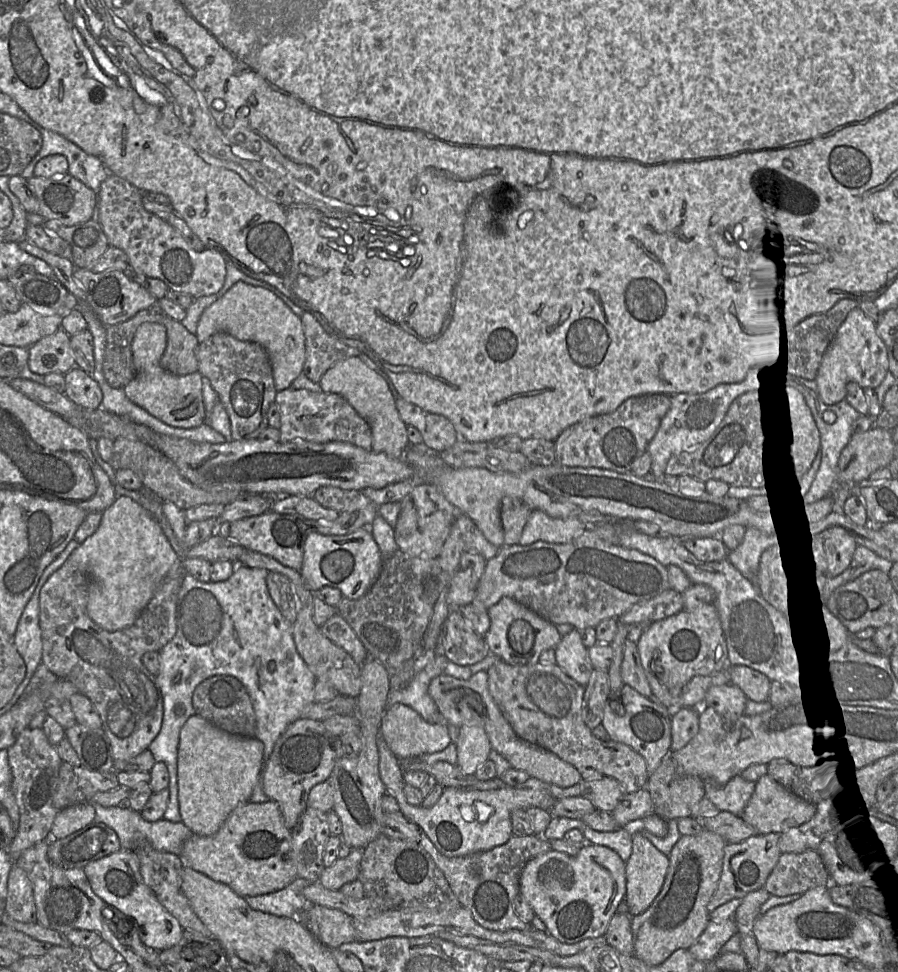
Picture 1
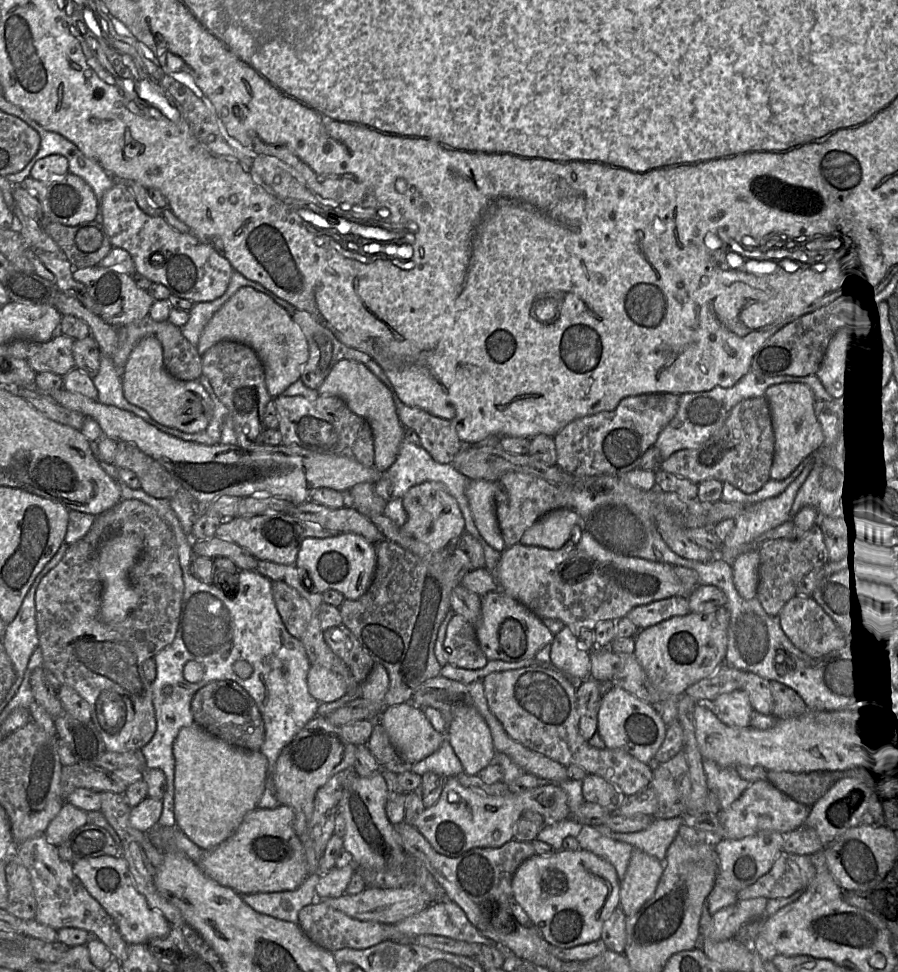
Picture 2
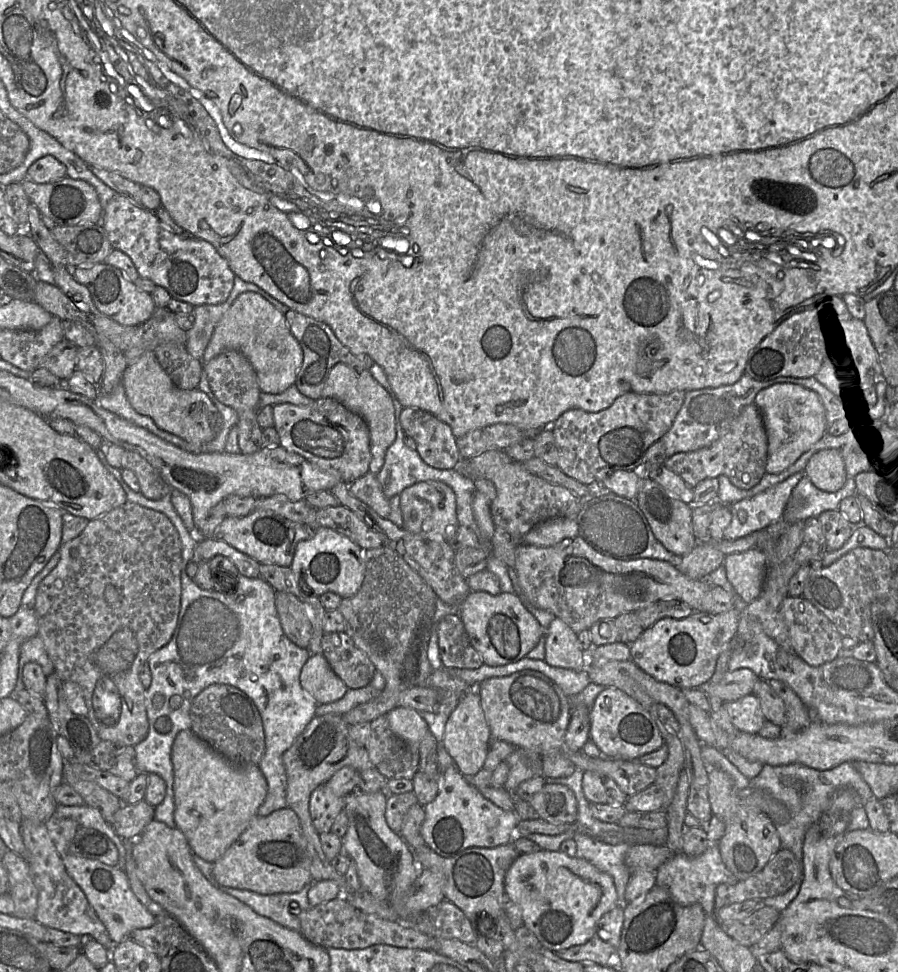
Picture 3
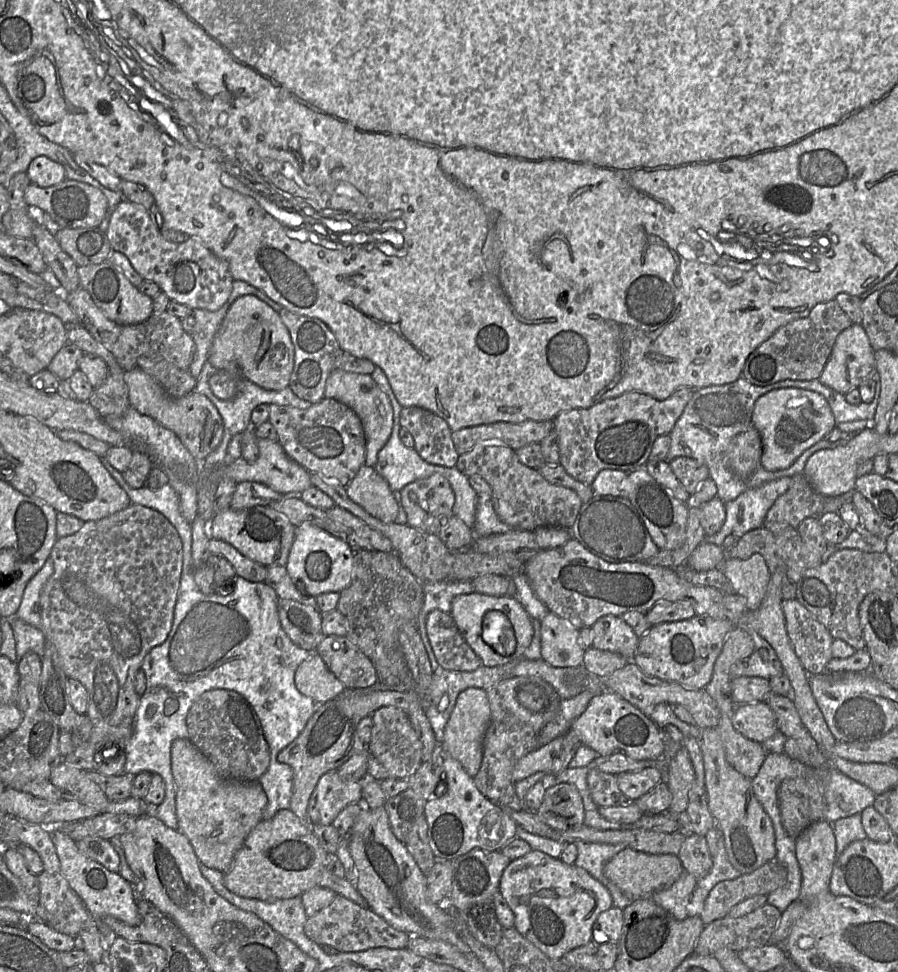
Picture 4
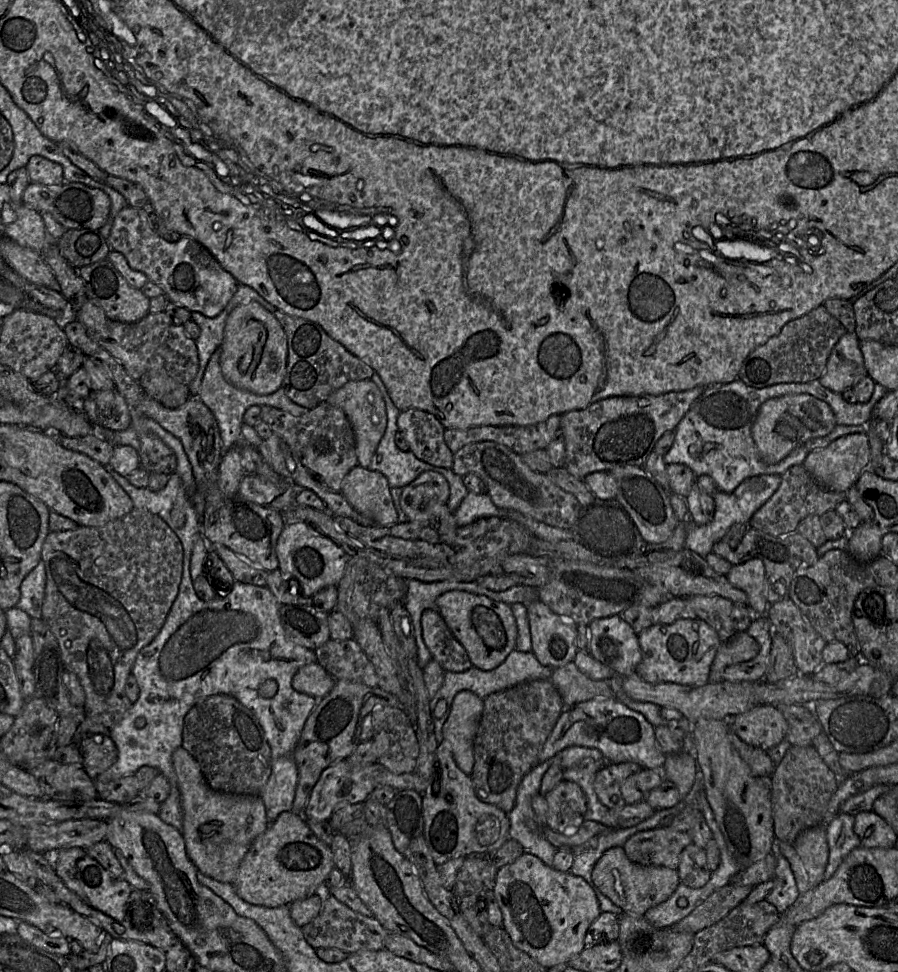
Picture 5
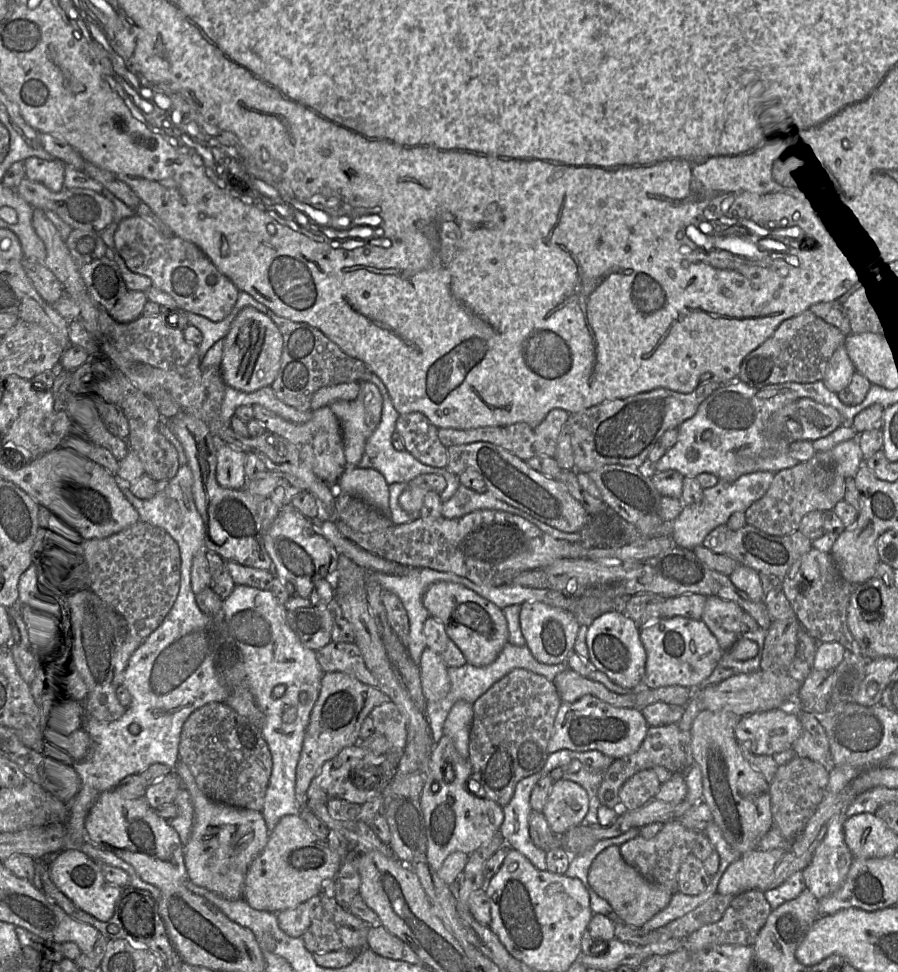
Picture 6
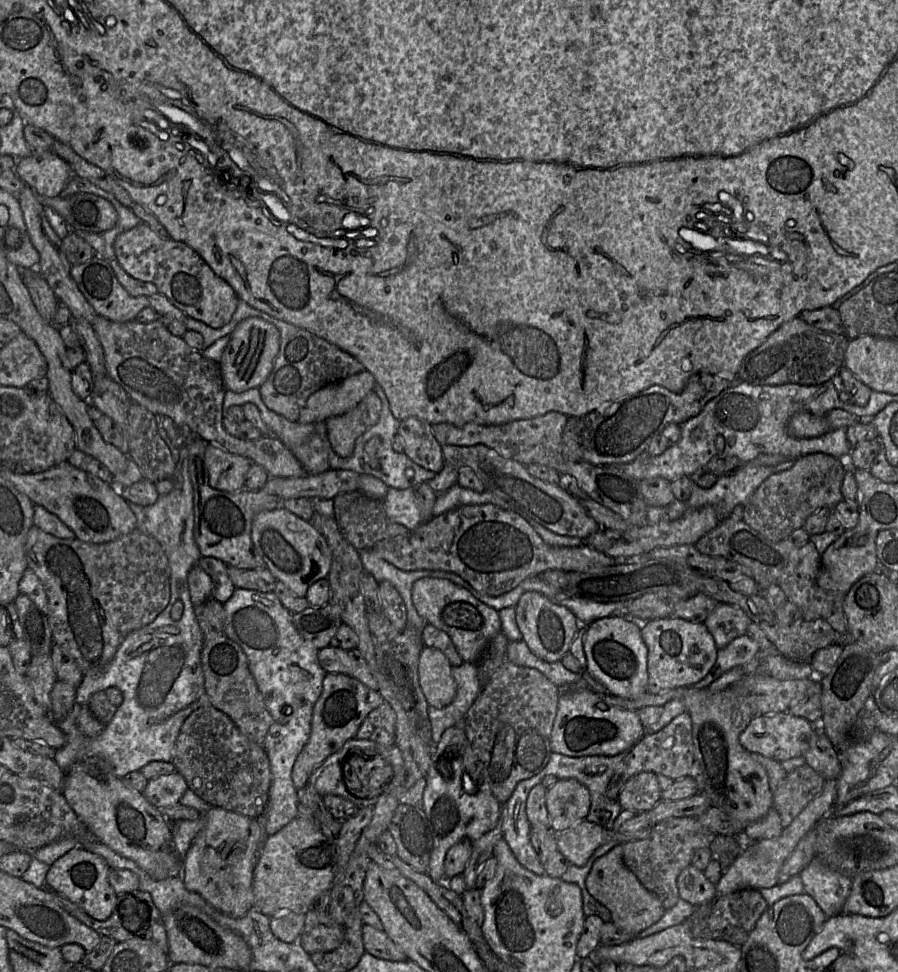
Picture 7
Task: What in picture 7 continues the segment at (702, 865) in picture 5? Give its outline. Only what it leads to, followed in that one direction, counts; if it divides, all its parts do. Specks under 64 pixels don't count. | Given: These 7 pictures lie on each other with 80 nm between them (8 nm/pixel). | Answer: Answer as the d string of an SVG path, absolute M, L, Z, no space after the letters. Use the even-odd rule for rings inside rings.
M692 864L687 866L678 876L677 885L681 899L695 907L712 903L718 896L715 885Z

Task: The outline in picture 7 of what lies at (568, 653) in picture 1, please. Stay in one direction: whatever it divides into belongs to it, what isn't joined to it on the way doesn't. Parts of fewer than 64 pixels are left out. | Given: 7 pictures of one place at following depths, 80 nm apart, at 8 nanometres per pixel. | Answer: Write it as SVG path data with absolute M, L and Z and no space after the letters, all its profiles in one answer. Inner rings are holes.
M538 592L524 593L515 606L517 626L530 651L546 662L560 661L569 651L580 627L576 616L565 606L553 603Z

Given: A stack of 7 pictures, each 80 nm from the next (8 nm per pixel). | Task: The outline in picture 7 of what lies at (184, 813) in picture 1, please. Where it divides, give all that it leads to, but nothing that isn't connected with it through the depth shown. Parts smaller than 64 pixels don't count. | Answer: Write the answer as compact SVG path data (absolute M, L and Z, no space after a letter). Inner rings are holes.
M210 806L205 825L183 858L185 888L198 893L212 907L231 918L241 918L253 908L253 870L263 845L263 833L255 818Z

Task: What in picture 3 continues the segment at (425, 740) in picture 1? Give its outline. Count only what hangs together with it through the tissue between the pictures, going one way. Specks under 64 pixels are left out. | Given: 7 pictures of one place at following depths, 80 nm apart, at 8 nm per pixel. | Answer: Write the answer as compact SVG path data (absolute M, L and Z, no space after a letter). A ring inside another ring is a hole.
M396 706L386 716L392 732L418 750L420 742L429 731L428 724L422 717L421 712Z

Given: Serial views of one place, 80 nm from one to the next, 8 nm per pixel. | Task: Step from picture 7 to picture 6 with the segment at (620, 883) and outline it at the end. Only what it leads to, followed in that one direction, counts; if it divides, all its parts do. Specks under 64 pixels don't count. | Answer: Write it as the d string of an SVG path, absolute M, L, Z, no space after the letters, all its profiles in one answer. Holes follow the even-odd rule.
M618 845L606 848L594 858L588 872L588 882L592 889L611 905L617 921L637 928L641 928L666 908L673 895L664 885L649 882L636 869L628 865Z

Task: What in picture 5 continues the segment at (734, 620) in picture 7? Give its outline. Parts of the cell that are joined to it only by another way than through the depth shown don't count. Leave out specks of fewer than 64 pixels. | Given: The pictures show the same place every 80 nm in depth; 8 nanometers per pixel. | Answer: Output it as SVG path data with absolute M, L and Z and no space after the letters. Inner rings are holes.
M694 595L687 598L697 618L704 620L717 632L721 643L734 635L733 602L719 595Z

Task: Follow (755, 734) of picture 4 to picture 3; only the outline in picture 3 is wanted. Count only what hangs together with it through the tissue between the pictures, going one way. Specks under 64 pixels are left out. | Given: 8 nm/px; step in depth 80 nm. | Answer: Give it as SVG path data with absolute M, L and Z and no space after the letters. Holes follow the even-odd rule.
M749 694L736 701L724 702L731 723L738 731L759 734L766 718L763 715L758 698Z

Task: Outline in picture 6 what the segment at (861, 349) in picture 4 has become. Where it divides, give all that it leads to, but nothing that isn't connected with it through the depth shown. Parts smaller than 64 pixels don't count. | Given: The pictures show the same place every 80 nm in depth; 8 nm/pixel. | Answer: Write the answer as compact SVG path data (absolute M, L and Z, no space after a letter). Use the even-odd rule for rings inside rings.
M845 345L839 346L829 360L822 382L832 392L848 389L856 369L848 356Z

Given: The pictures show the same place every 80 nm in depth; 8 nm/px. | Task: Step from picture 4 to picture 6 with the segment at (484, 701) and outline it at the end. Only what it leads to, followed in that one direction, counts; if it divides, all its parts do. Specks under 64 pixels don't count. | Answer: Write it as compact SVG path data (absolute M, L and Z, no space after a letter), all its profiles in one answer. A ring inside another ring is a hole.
M459 700L453 705L444 723L443 735L452 739L456 750L464 758L469 758L469 738L473 714L473 704Z

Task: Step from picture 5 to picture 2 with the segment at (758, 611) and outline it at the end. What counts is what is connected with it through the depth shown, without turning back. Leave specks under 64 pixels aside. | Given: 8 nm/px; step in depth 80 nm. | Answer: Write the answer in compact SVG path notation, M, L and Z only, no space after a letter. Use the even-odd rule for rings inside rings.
M747 550L737 556L731 565L735 588L739 595L746 600L756 597L759 565L758 550Z

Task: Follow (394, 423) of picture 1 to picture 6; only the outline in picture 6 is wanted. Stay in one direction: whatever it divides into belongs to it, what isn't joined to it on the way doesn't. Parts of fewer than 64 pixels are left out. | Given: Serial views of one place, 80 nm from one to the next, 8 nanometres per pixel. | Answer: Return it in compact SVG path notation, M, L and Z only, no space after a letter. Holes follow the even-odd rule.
M361 381L355 399L337 400L329 406L341 426L346 462L348 466L357 466L364 454L367 439L381 420L382 395L371 381Z

